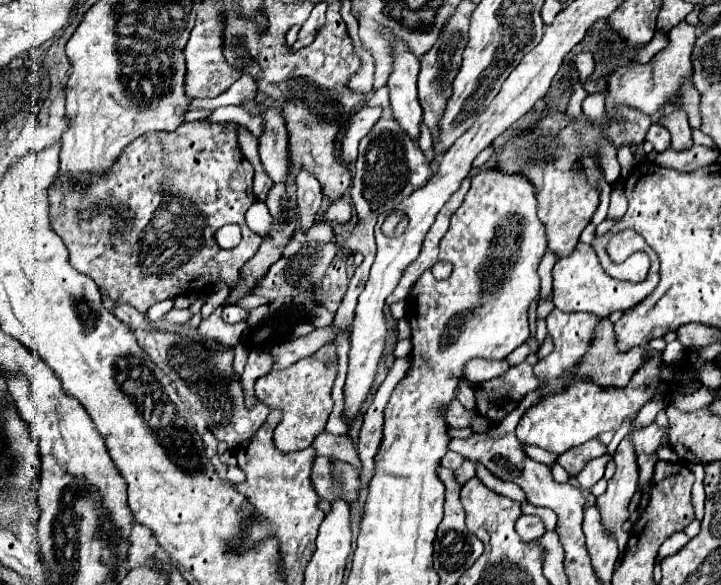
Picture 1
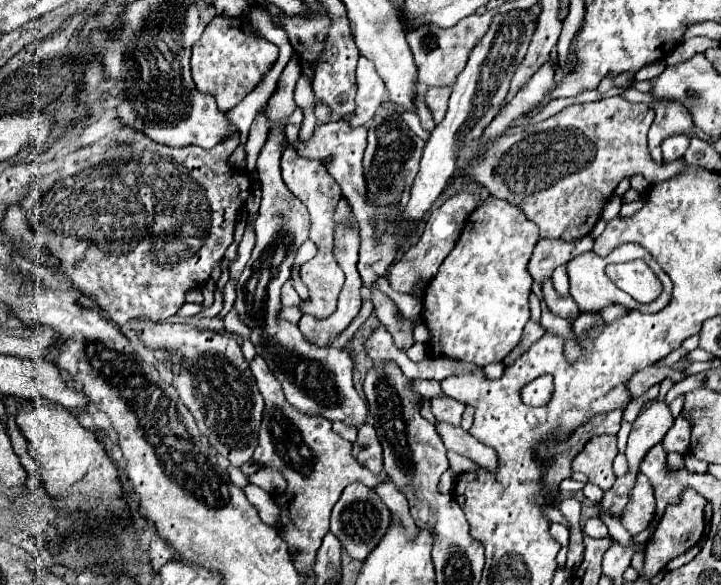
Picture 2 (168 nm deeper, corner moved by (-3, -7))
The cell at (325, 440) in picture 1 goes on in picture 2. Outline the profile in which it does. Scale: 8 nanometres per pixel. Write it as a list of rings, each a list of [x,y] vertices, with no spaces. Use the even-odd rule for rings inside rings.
[[[385,481],[383,485],[379,483],[377,487],[373,487],[373,491],[375,491],[377,495],[381,495],[381,501],[383,501],[393,513],[397,513],[397,515],[401,517],[403,525],[407,527],[407,535],[413,537],[413,535],[417,533],[417,527],[415,527],[413,519],[409,517],[409,501],[407,501],[405,495],[393,485],[393,481]]]

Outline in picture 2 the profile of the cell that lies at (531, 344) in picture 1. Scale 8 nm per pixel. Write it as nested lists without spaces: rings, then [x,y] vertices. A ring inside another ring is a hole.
[[[529,321],[527,323],[527,327],[525,327],[525,331],[523,331],[523,337],[521,337],[521,343],[513,349],[513,351],[507,356],[504,360],[505,365],[510,365],[515,362],[537,339],[541,339],[543,337],[543,333],[545,333],[545,329],[539,325],[539,323],[533,323],[533,321]]]

